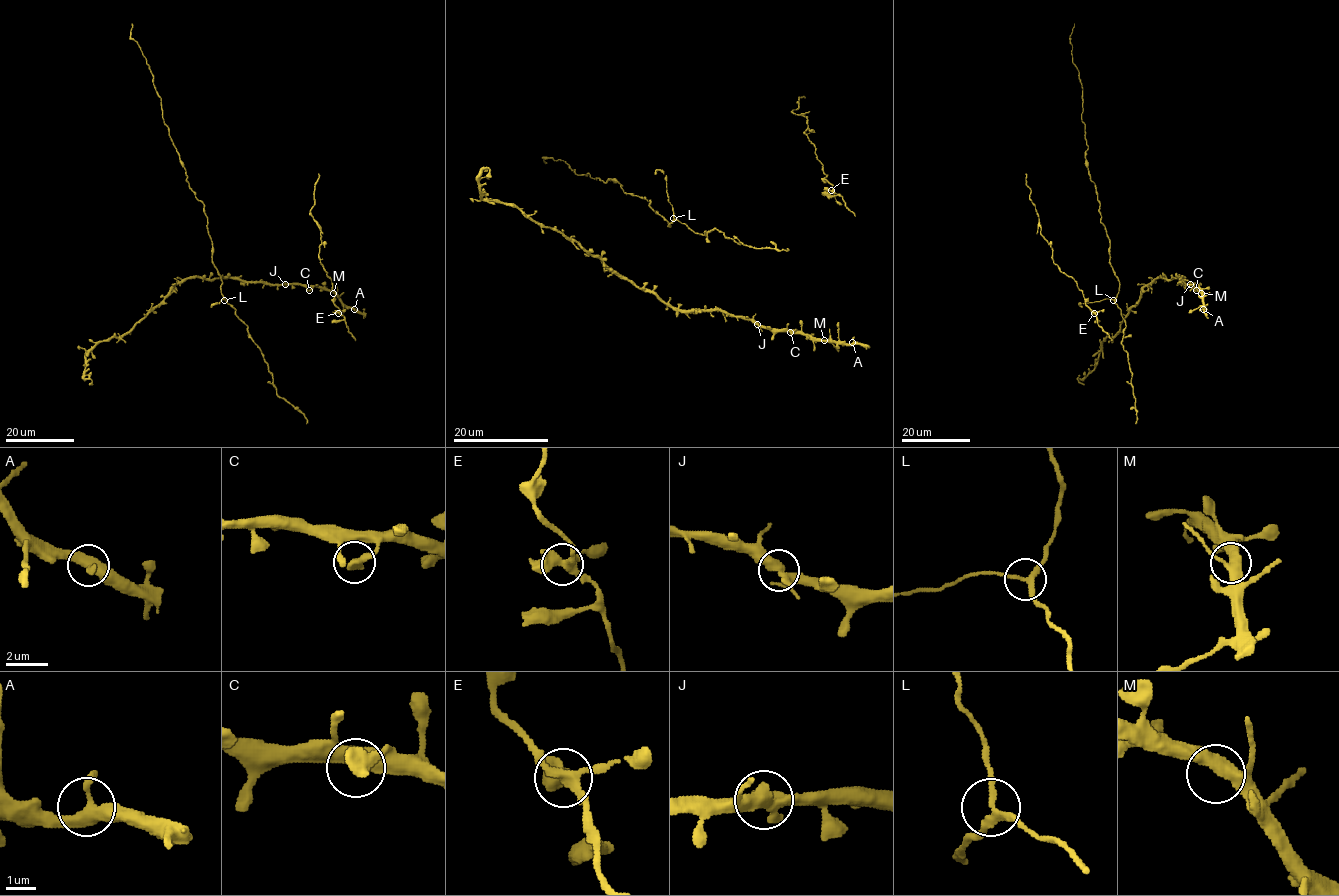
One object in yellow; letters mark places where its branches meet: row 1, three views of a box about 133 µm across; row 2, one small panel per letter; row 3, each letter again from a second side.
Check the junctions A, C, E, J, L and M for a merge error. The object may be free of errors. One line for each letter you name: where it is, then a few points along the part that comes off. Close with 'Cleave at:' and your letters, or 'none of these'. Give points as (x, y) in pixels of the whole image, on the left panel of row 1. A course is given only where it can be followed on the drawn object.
Cleave at: none of these

